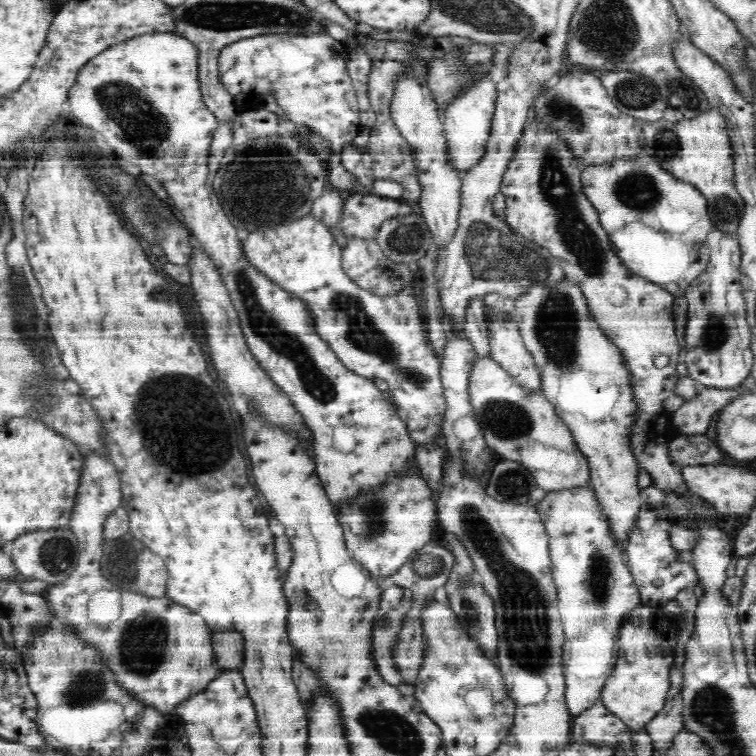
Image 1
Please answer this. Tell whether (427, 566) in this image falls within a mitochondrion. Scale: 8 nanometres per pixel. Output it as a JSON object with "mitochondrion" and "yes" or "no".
{"mitochondrion":"yes"}

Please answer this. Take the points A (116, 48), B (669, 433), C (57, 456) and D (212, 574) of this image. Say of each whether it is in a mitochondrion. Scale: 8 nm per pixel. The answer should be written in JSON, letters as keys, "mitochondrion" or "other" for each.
{"A":"other","B":"other","C":"other","D":"other"}

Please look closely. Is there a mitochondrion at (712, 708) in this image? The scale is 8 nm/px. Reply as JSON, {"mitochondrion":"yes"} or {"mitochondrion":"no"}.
{"mitochondrion":"yes"}

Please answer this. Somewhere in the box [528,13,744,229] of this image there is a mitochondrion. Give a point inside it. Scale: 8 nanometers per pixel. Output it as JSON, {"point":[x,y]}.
{"point":[637,191]}

